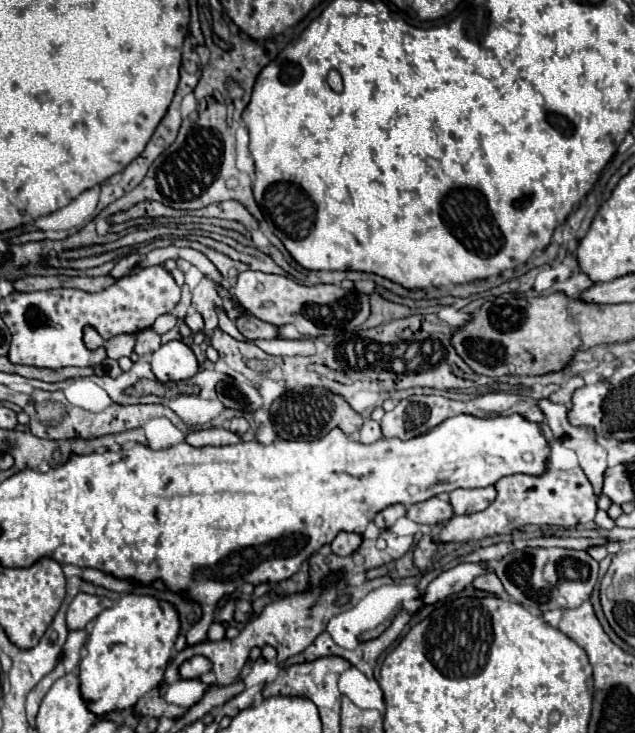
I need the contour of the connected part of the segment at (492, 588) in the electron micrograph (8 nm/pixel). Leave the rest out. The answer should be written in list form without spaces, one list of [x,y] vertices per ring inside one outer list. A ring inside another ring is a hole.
[[[484,573],[484,575],[476,577],[476,579],[472,581],[472,587],[474,587],[474,589],[480,589],[480,591],[486,591],[486,593],[492,593],[492,595],[496,595],[496,597],[500,597],[500,599],[508,599],[502,583],[498,581],[498,577],[496,577],[494,573]]]

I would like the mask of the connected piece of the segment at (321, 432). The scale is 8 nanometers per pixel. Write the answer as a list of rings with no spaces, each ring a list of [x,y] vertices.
[[[320,387],[290,391],[290,393],[282,395],[282,397],[278,397],[270,405],[270,419],[272,419],[272,425],[274,425],[276,433],[278,433],[278,439],[286,439],[286,441],[322,439],[334,427],[342,429],[346,435],[352,435],[364,423],[362,415],[358,415],[342,397],[338,397],[338,395],[334,395],[334,393],[326,391],[326,389],[320,389]]]

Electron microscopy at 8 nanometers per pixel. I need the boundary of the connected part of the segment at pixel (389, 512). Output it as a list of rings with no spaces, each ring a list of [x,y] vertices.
[[[390,505],[386,509],[382,509],[376,517],[374,517],[374,525],[380,529],[380,531],[386,531],[390,529],[400,517],[406,515],[406,507],[404,505]]]

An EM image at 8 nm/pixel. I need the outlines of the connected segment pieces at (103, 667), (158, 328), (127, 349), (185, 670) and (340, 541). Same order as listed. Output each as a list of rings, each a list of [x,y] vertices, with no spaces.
[[[122,595],[120,601],[102,611],[88,635],[88,655],[80,661],[80,693],[88,711],[96,717],[118,709],[130,709],[146,693],[158,687],[172,657],[180,621],[174,607],[166,601],[140,595]]]
[[[164,314],[160,315],[156,321],[154,321],[154,325],[152,325],[152,329],[156,331],[156,333],[166,333],[166,331],[170,331],[172,327],[176,327],[177,318],[172,314]]]
[[[122,335],[122,337],[112,337],[104,343],[104,349],[106,349],[106,355],[110,359],[120,359],[120,357],[130,357],[132,351],[134,351],[134,341],[136,337],[134,335]]]
[[[192,657],[190,661],[184,661],[180,665],[180,675],[184,679],[198,679],[202,675],[206,675],[212,669],[210,661],[206,661],[206,657]]]
[[[338,533],[330,545],[332,545],[332,553],[346,557],[354,553],[360,547],[360,543],[362,543],[362,537],[358,533]]]

